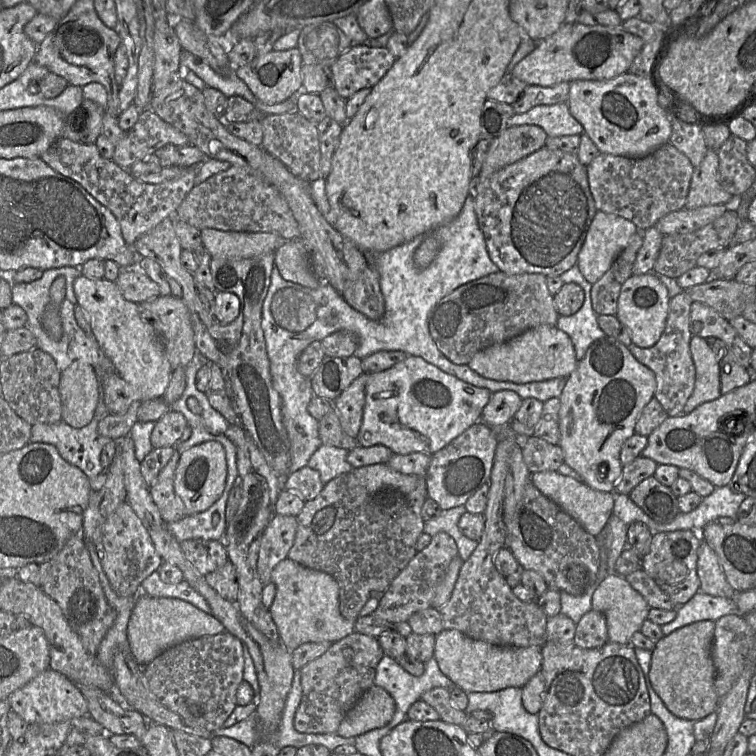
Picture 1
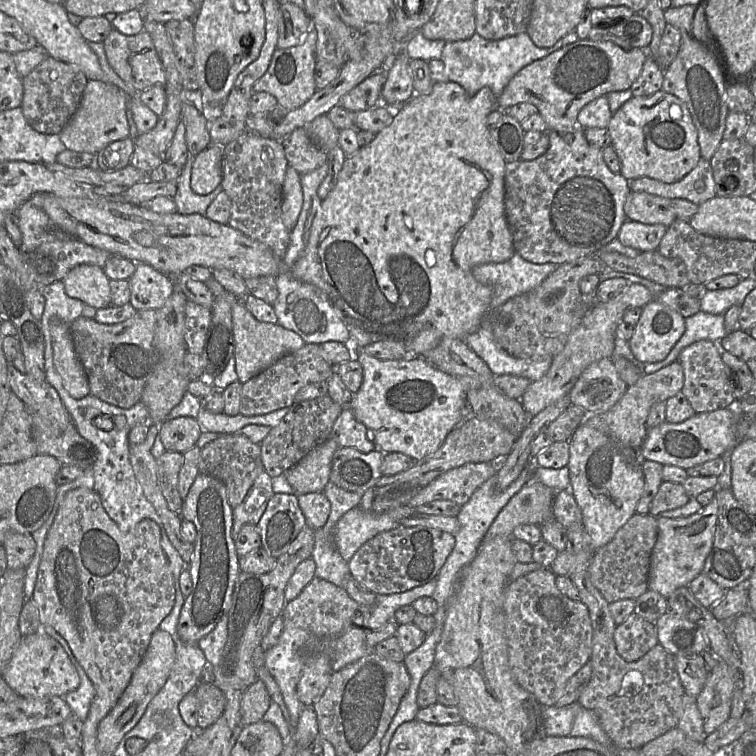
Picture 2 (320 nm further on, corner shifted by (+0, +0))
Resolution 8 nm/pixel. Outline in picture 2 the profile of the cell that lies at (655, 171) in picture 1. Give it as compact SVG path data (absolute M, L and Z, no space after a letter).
M702 157L697 166L677 182L666 183L642 177L629 180L629 188L633 192L646 192L671 199L685 199L698 206L717 195L711 165Z

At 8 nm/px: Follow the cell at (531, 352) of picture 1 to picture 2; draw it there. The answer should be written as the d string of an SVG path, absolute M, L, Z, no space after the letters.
M603 358L590 364L581 373L567 397L571 405L591 415L610 410L627 388L612 359Z

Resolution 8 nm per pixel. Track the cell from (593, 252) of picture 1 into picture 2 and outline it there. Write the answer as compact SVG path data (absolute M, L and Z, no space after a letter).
M626 219L622 224L617 239L624 246L639 253L657 250L667 227L662 224L642 224Z

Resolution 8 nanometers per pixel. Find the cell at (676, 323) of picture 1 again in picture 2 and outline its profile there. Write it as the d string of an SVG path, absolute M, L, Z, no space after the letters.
M700 340L685 347L679 354L677 361L684 373L684 384L681 393L687 398L696 413L706 413L727 408L735 397L734 386L730 381L730 368L723 362L721 349L718 344L709 340Z

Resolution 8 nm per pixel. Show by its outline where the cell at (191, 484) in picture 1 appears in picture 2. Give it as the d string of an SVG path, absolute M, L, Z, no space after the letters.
M200 473L183 501L180 516L195 525L197 536L193 542L194 554L188 564L193 588L185 597L177 628L182 641L197 644L228 613L235 584L241 573L240 556L232 535L233 507L228 501L225 485L216 478Z

